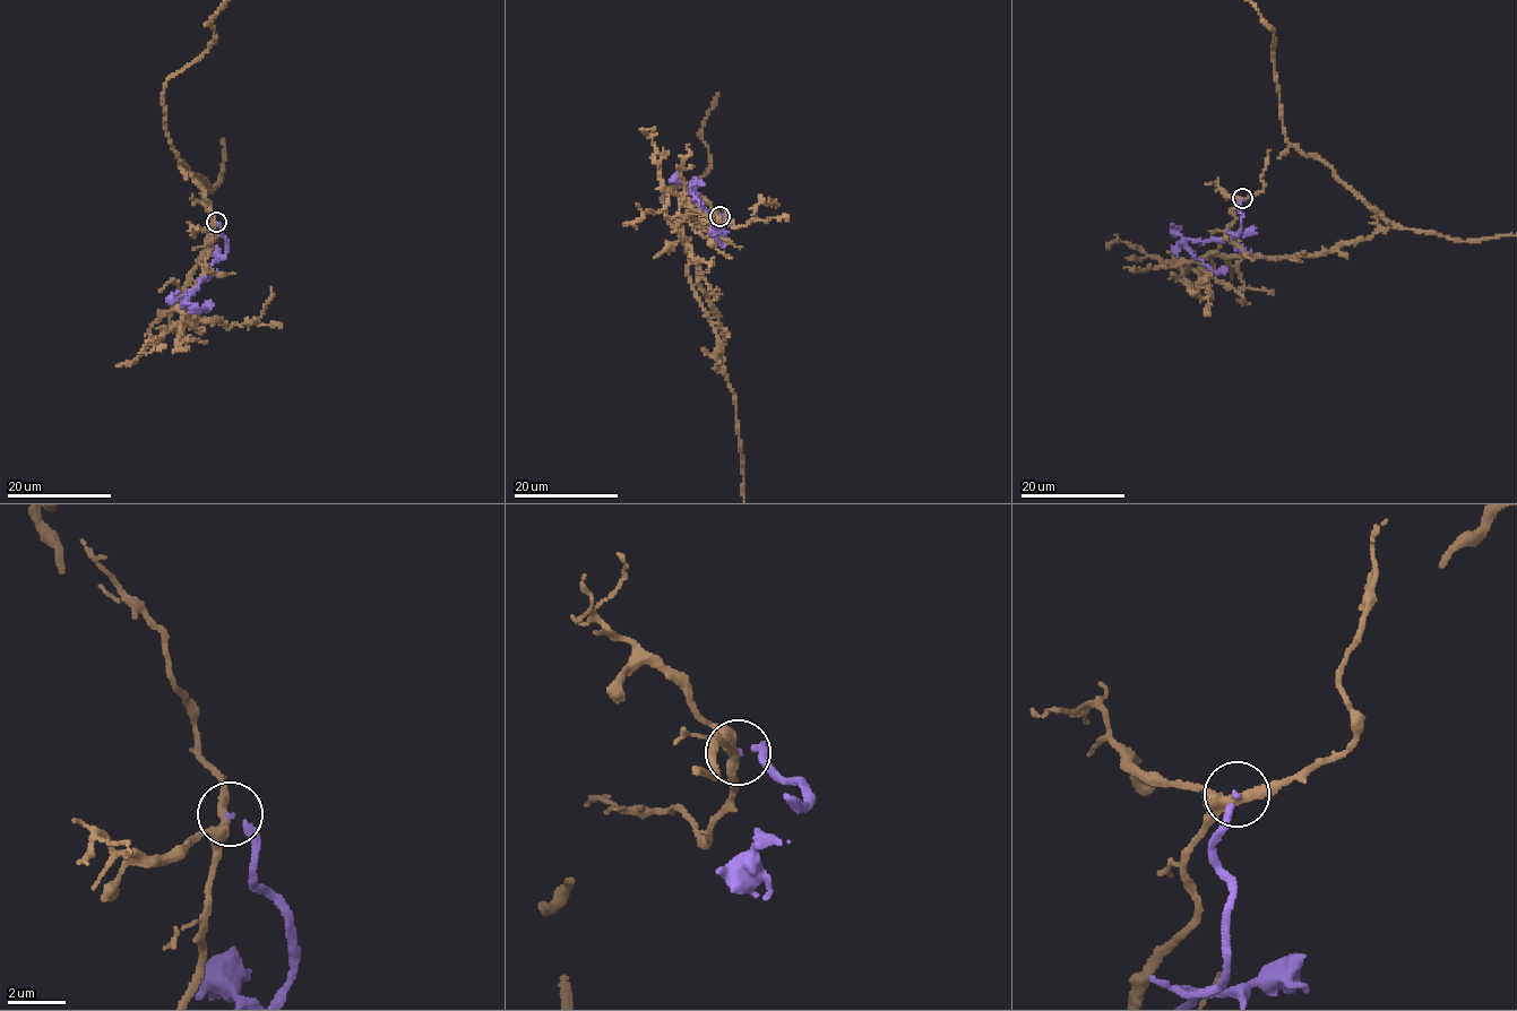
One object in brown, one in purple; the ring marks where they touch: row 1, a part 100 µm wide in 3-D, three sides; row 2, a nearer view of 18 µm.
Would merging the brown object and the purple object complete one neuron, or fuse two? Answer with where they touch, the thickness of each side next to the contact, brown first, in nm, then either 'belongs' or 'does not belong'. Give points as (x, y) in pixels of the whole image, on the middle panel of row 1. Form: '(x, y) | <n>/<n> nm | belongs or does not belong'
(720, 216) | 340/170 nm | does not belong

